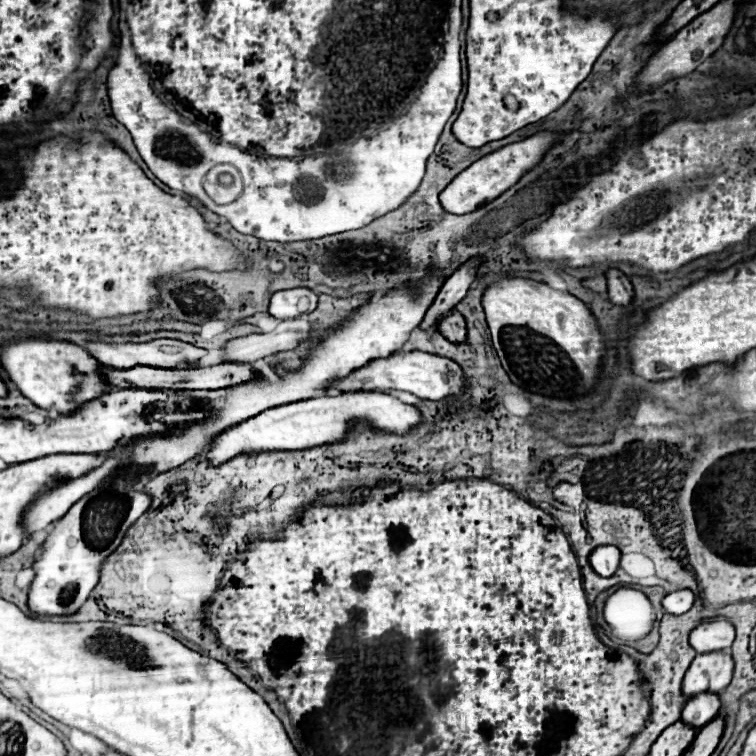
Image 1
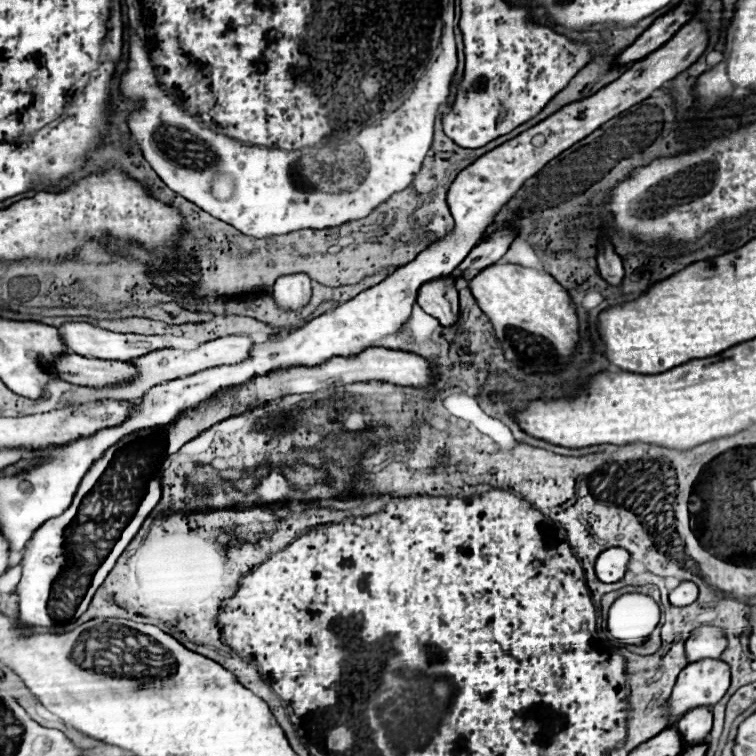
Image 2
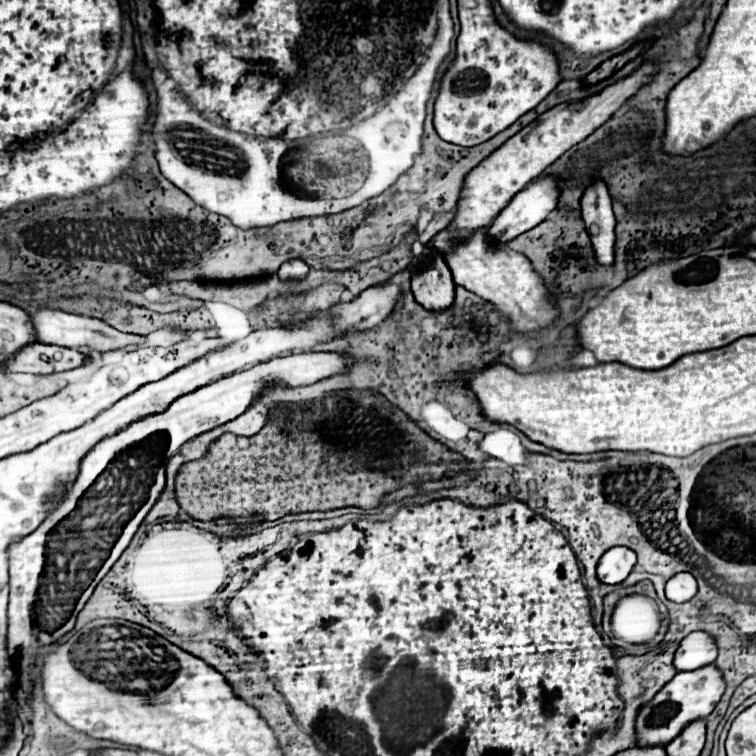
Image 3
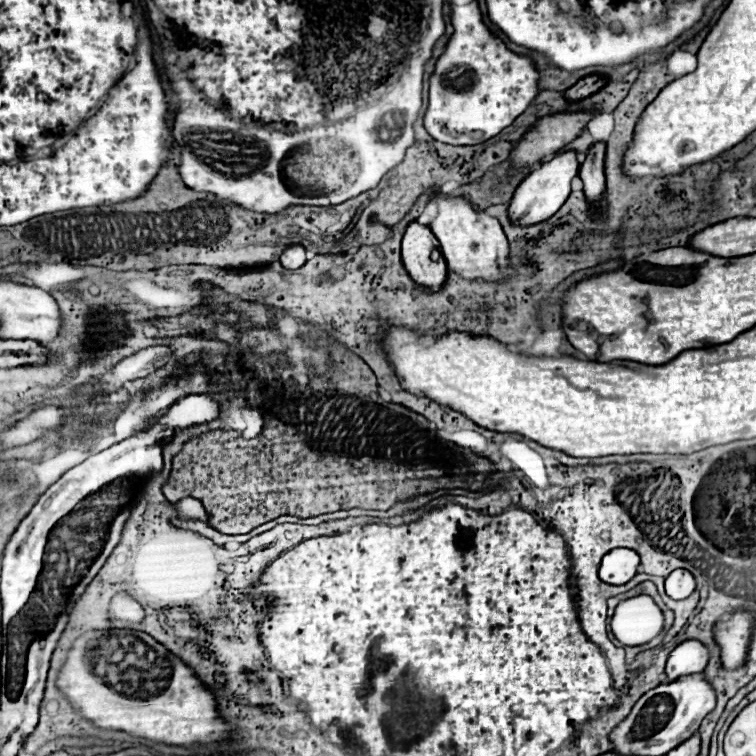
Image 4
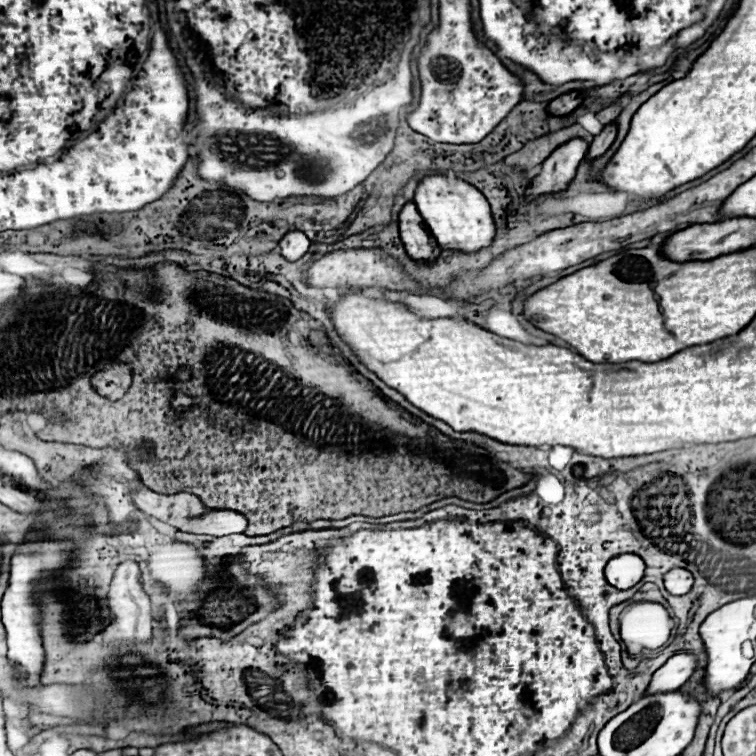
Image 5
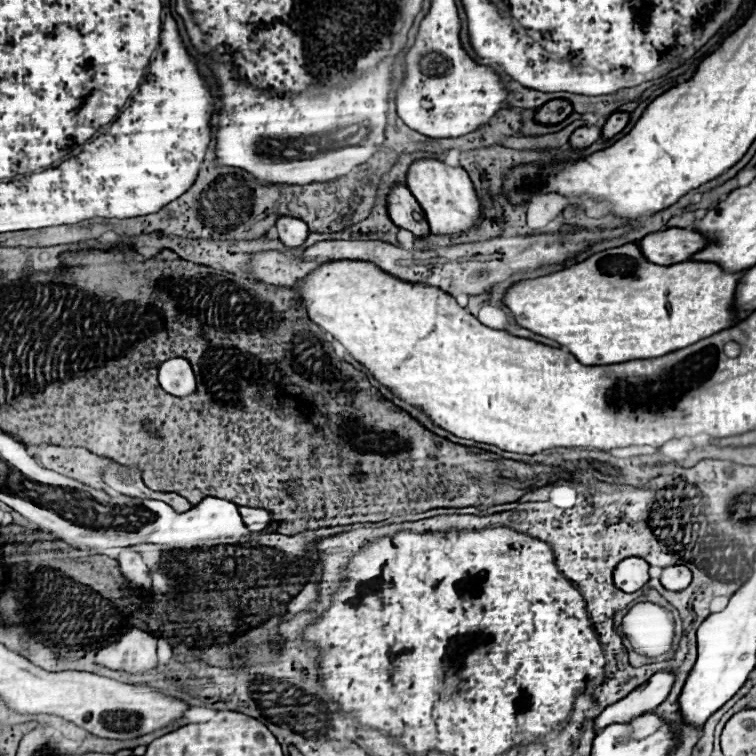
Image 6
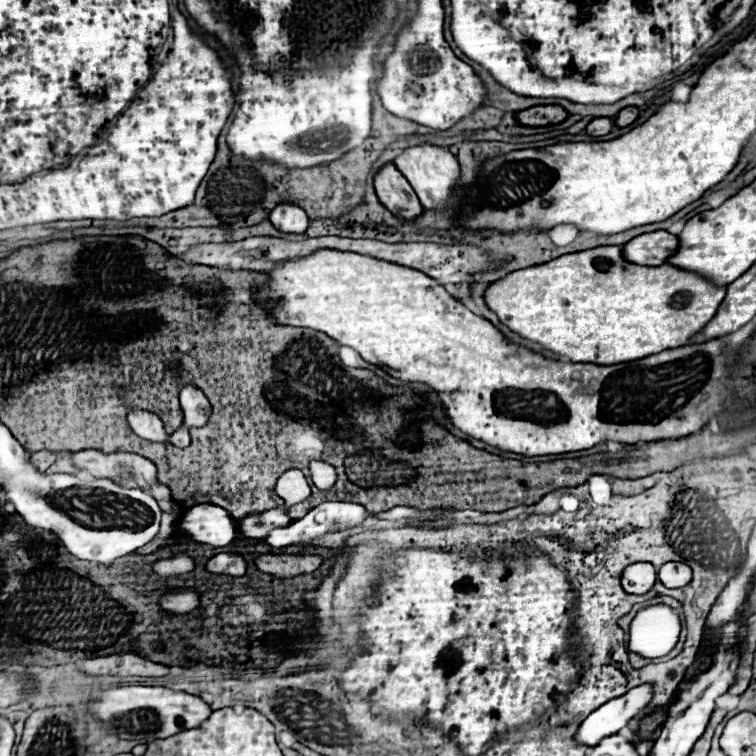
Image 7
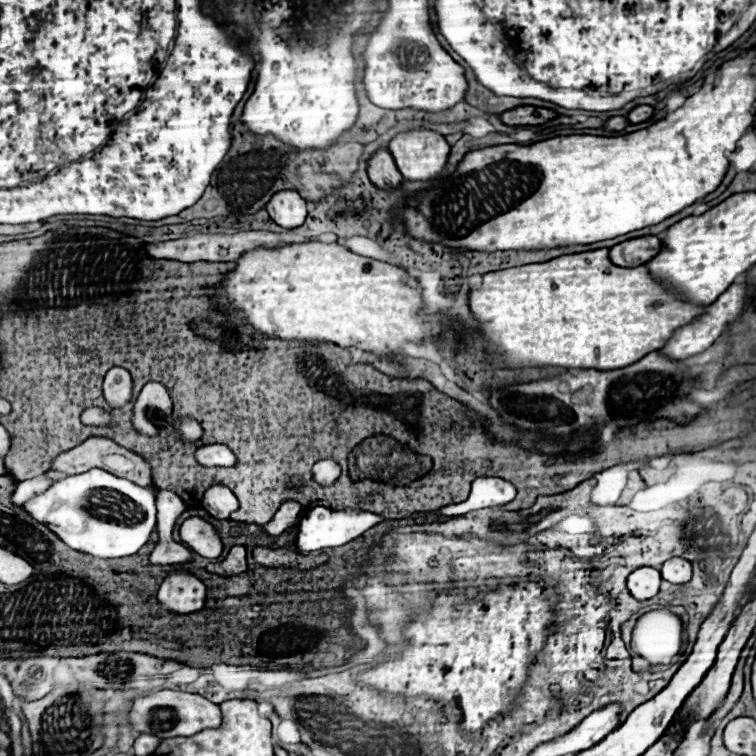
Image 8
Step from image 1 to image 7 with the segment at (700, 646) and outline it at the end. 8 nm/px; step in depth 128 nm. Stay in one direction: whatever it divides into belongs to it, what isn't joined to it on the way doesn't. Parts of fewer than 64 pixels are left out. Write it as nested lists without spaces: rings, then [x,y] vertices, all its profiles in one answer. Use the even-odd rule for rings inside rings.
[[[644,684],[632,688],[620,698],[608,700],[596,712],[592,712],[576,730],[574,740],[584,746],[596,746],[604,736],[616,734],[620,728],[628,726],[628,722],[642,712],[642,708],[652,700],[652,686]]]

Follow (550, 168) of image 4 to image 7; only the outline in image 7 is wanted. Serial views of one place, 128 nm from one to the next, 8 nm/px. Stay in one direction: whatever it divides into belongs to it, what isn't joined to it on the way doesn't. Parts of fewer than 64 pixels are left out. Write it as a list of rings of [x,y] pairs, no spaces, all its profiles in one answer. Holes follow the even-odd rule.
[[[596,118],[588,124],[586,128],[586,134],[590,136],[606,136],[608,132],[612,132],[616,126],[614,126],[614,120],[612,118]]]

